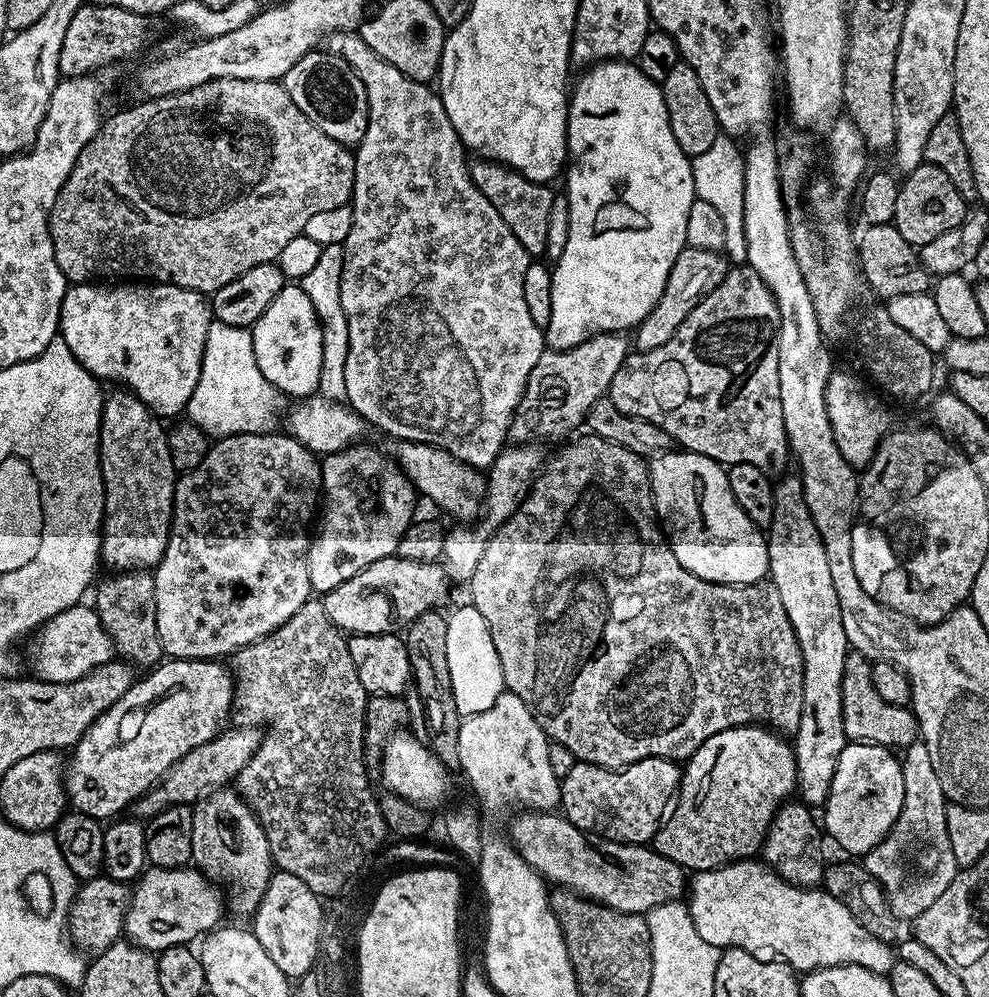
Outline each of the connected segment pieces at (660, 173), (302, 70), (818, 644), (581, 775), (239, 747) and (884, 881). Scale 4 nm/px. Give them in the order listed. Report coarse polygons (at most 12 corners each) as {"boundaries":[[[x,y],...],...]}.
{"boundaries":[[[635,63],[568,101],[546,344],[627,333],[686,247],[692,161]],[[313,50],[282,79],[294,106],[334,142],[368,125],[362,78]],[[799,475],[774,484],[766,529],[804,659],[798,796],[828,801],[850,645]],[[677,761],[619,770],[576,762],[564,819],[647,845],[680,787]],[[257,725],[223,729],[133,803],[152,819],[235,779],[260,749]],[[923,742],[904,801],[863,857],[892,916],[915,921],[957,874],[949,801]]]}

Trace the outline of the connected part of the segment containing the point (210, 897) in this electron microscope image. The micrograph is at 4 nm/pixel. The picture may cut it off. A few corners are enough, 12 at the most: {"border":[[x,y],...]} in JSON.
{"border":[[149,867],[124,936],[153,954],[191,945],[225,915],[195,867]]}

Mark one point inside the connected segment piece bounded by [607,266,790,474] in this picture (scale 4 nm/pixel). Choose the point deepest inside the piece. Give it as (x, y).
(714, 388)

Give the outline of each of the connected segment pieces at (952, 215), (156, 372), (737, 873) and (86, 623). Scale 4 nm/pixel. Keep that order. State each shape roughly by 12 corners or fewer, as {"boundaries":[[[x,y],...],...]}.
{"boundaries":[[[938,166],[903,177],[895,225],[913,246],[964,221],[966,202]],[[76,282],[59,339],[161,418],[198,386],[209,297]],[[756,858],[691,877],[710,946],[797,973],[892,971],[897,953],[829,892]],[[81,602],[35,633],[37,680],[74,682],[114,658]]]}

